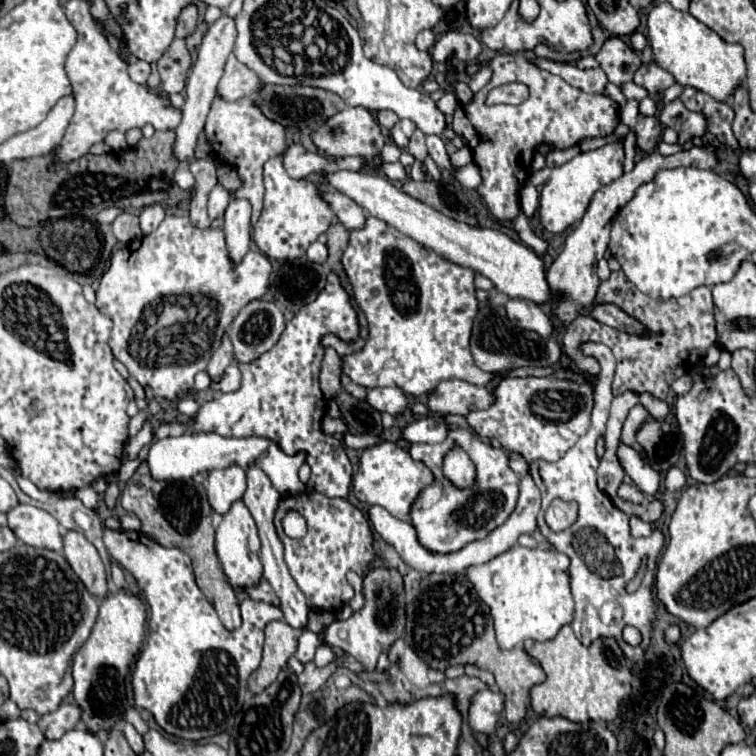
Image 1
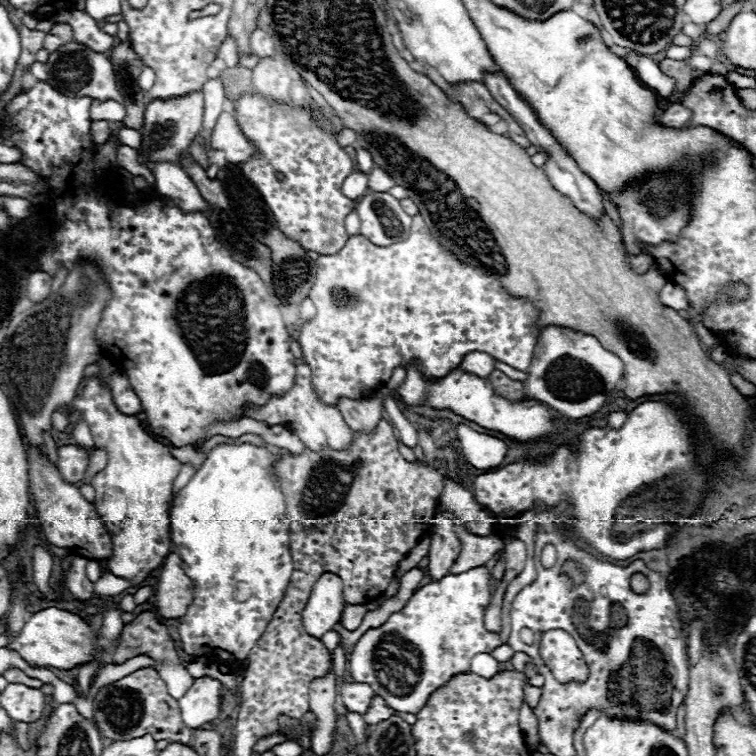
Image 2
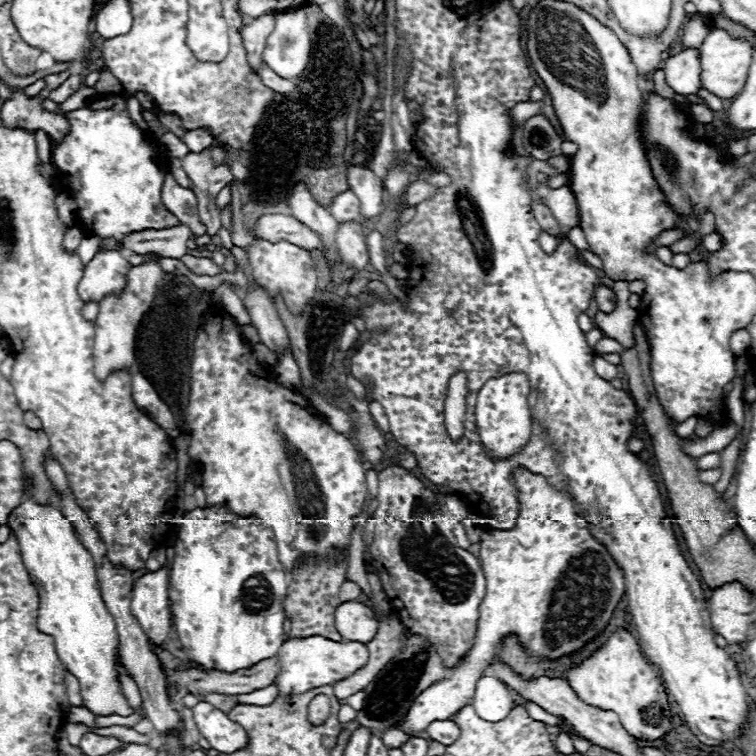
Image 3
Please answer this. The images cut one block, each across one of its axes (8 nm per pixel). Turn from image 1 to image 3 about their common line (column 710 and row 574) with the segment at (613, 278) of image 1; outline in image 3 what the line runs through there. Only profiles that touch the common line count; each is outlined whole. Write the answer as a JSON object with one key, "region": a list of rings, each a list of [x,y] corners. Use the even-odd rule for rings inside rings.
{"region":[[[302,560],[294,568],[294,574],[288,584],[286,602],[284,602],[286,616],[292,622],[288,640],[306,638],[306,636],[324,636],[334,642],[342,642],[342,636],[336,630],[334,612],[336,612],[336,606],[340,604],[338,590],[340,590],[340,584],[346,580],[346,570],[348,570],[346,560],[342,564],[316,564],[314,560]]]}

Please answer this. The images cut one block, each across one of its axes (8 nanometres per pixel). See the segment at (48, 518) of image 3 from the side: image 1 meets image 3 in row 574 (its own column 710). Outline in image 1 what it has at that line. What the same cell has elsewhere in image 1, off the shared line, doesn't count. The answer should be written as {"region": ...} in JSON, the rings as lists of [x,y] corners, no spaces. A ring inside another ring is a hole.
{"region":[[[654,4],[648,14],[648,30],[656,64],[670,72],[678,84],[706,92],[718,102],[724,102],[742,86],[746,78],[742,46],[724,42],[714,30],[698,22],[688,12],[680,12],[670,4]]]}

